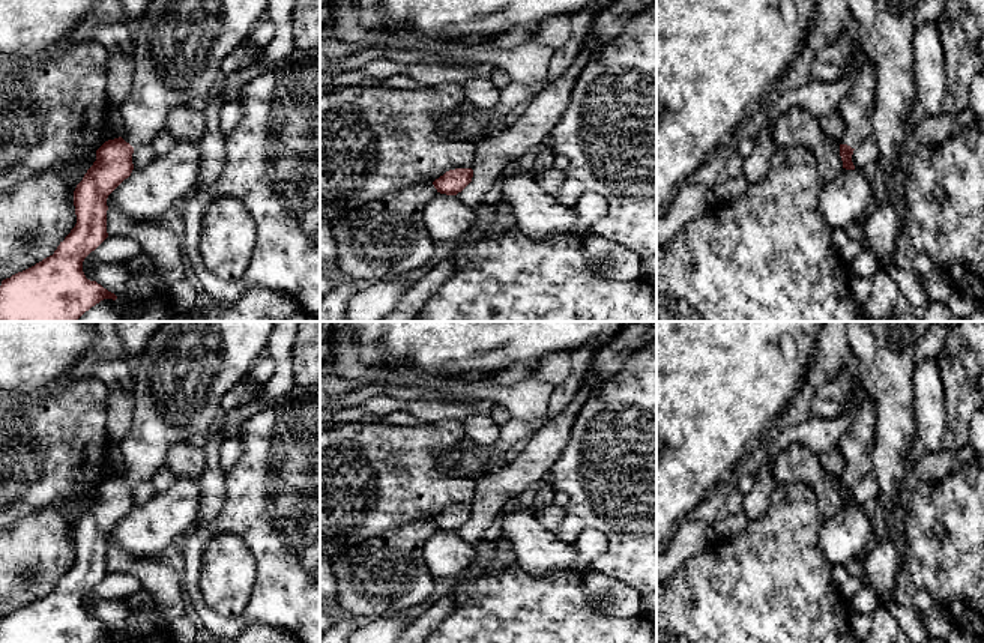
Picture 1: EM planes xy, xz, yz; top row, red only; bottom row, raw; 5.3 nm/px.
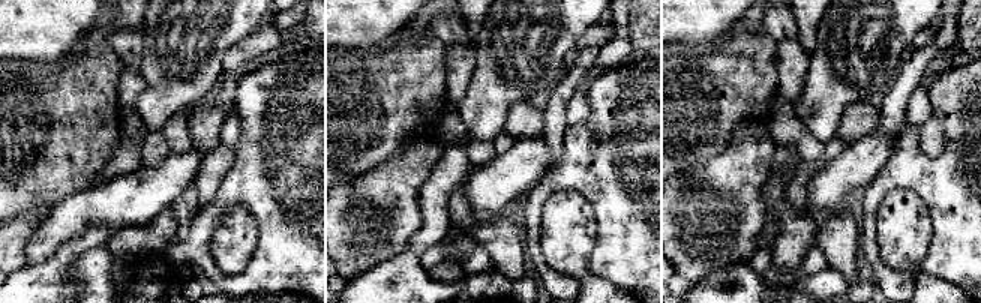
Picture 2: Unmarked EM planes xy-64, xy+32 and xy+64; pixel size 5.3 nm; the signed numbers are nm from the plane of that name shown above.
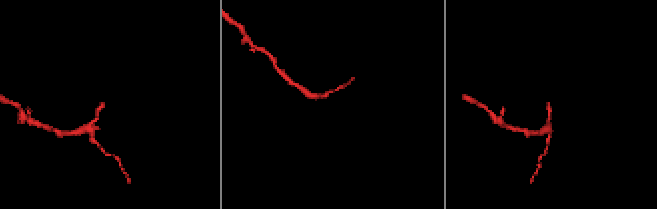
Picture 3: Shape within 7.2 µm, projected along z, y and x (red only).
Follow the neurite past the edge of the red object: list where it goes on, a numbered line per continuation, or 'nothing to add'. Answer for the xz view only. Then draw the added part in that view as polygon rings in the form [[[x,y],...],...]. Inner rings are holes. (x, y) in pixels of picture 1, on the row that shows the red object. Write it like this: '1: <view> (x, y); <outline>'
nothing to add

